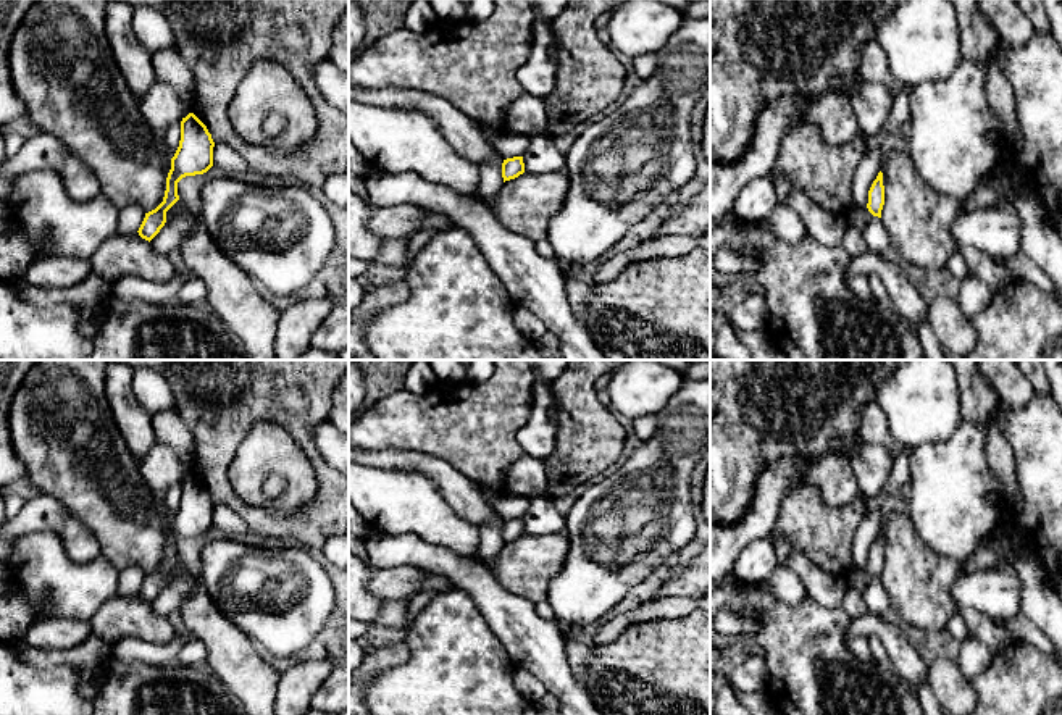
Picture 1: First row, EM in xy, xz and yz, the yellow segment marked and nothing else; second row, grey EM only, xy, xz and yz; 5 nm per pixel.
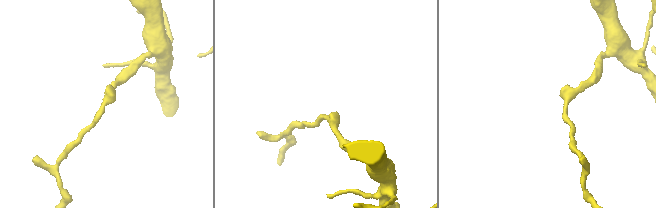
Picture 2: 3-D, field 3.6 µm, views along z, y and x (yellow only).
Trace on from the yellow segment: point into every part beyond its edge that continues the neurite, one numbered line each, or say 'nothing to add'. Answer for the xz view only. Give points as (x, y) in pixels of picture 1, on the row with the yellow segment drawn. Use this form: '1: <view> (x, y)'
nothing to add

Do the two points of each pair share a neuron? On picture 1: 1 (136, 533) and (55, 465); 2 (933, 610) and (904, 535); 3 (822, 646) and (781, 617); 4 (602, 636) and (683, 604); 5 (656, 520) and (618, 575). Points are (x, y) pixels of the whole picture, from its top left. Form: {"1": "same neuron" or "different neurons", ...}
{"1": "same neuron", "2": "same neuron", "3": "same neuron", "4": "same neuron", "5": "same neuron"}

